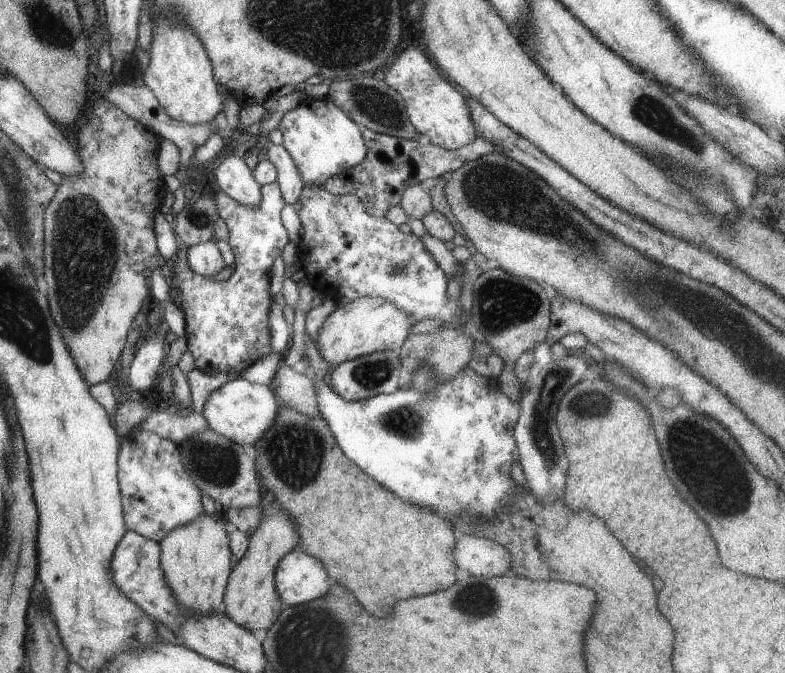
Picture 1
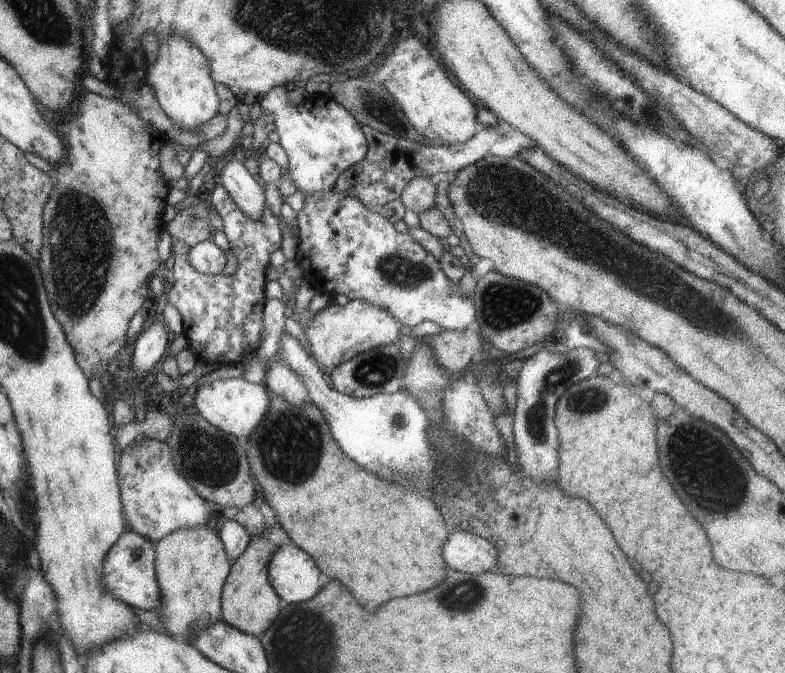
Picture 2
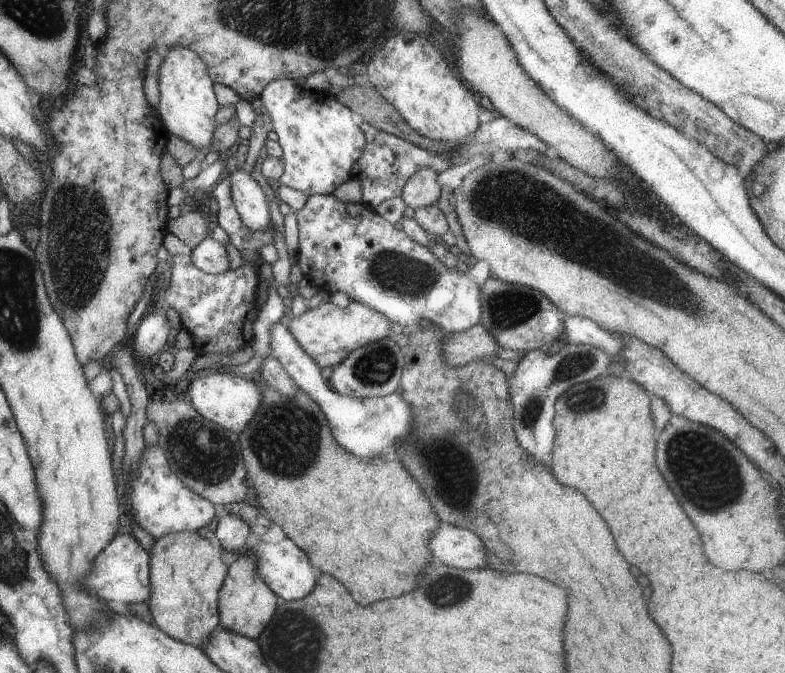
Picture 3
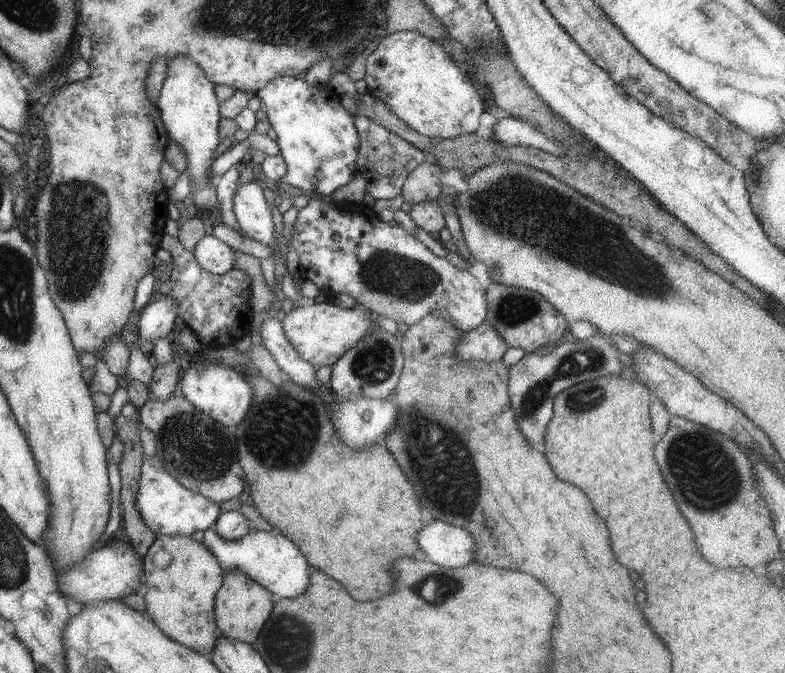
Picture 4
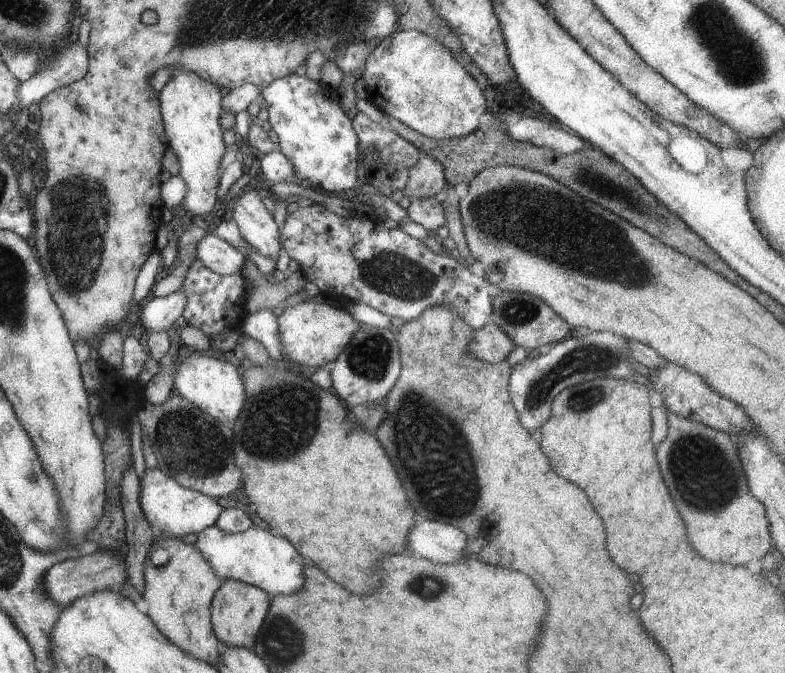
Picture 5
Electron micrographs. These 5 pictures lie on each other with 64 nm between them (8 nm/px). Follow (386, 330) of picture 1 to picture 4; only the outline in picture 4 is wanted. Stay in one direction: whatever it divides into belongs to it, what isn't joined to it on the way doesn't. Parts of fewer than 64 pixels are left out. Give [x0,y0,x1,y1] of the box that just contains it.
[280,301,378,368]

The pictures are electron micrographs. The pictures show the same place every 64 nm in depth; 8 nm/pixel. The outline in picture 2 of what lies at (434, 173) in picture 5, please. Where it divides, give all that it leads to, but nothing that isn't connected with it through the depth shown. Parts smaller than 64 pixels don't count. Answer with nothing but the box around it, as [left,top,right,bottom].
[400,176,437,214]

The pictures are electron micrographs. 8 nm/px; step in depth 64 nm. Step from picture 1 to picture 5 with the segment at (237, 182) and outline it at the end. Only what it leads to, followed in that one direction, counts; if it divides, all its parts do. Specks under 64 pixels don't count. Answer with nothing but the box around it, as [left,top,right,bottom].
[229,182,280,261]

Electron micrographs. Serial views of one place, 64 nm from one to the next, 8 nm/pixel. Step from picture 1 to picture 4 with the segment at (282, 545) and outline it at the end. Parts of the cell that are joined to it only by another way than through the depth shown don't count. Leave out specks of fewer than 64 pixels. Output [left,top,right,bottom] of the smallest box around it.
[214,571,273,644]

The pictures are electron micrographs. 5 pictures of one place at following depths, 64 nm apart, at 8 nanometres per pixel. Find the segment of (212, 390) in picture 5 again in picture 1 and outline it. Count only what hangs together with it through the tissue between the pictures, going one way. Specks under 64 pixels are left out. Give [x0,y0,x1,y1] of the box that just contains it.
[204,376,280,448]

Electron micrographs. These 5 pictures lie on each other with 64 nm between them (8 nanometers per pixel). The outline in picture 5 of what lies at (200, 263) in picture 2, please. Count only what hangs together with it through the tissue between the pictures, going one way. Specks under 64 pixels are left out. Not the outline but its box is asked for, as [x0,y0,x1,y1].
[198,235,247,276]

